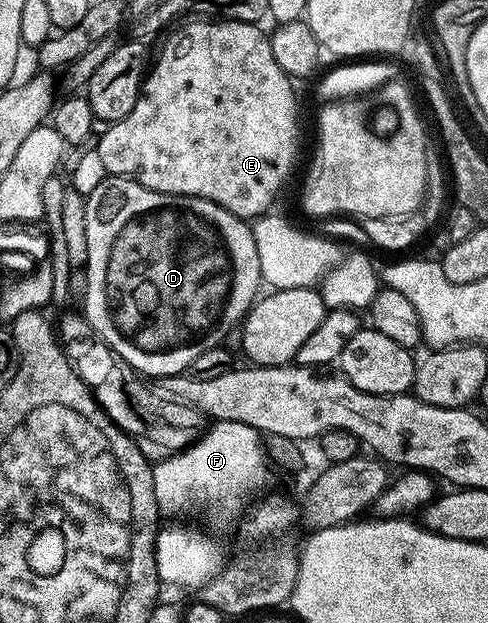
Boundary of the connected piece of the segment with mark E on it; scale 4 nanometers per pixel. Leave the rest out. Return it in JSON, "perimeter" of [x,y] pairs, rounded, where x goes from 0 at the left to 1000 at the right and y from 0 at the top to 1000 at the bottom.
{"perimeter":[[[395,29],[373,37],[373,45],[357,43],[346,59],[330,71],[322,83],[322,98],[311,98],[301,120],[289,136],[289,151],[281,156],[277,170],[260,189],[225,197],[223,205],[207,218],[207,226],[195,231],[203,254],[211,254],[211,266],[225,283],[262,283],[281,289],[320,308],[352,315],[398,315],[441,324],[457,331],[473,343],[510,356],[520,350],[545,345],[568,315],[568,307],[584,295],[592,274],[600,270],[600,255],[609,250],[609,154],[600,149],[602,130],[572,112],[572,100],[564,100],[564,87],[555,87],[555,67],[541,43],[525,39],[500,39],[480,32],[449,32],[439,35],[428,29]]]}

